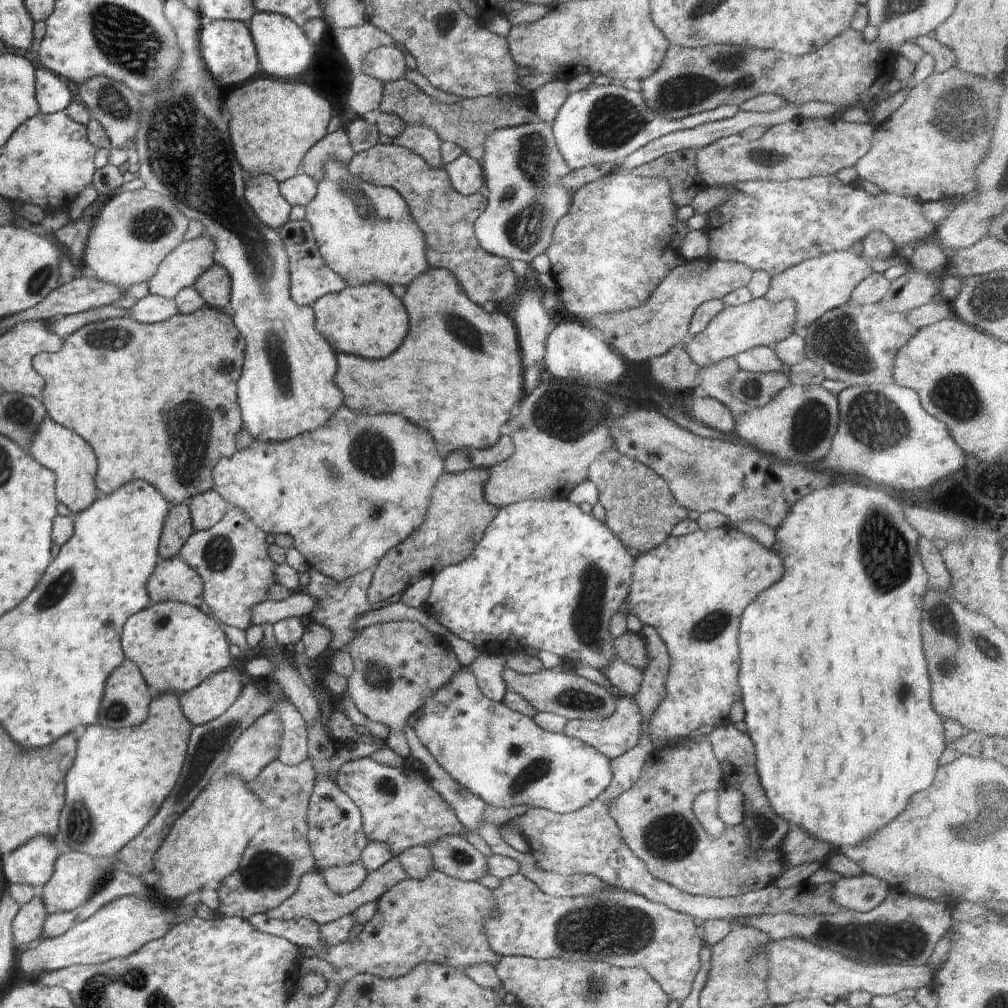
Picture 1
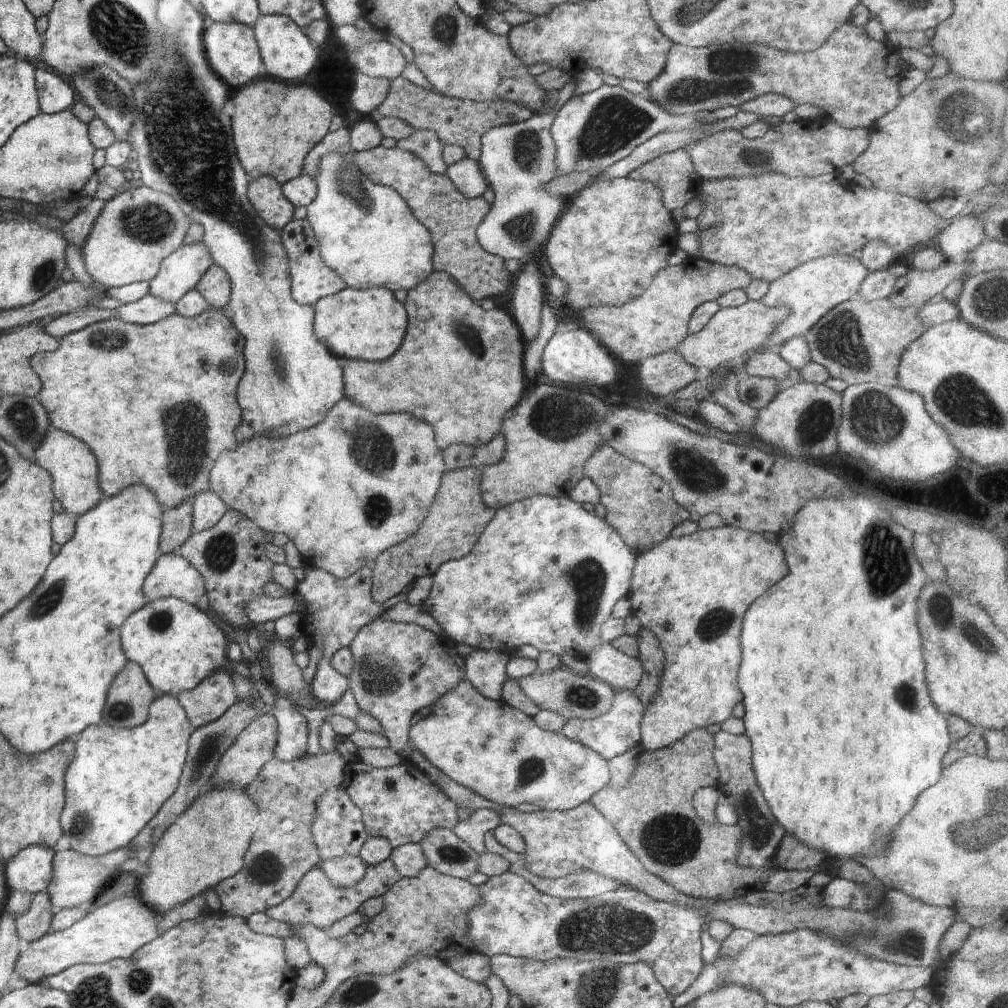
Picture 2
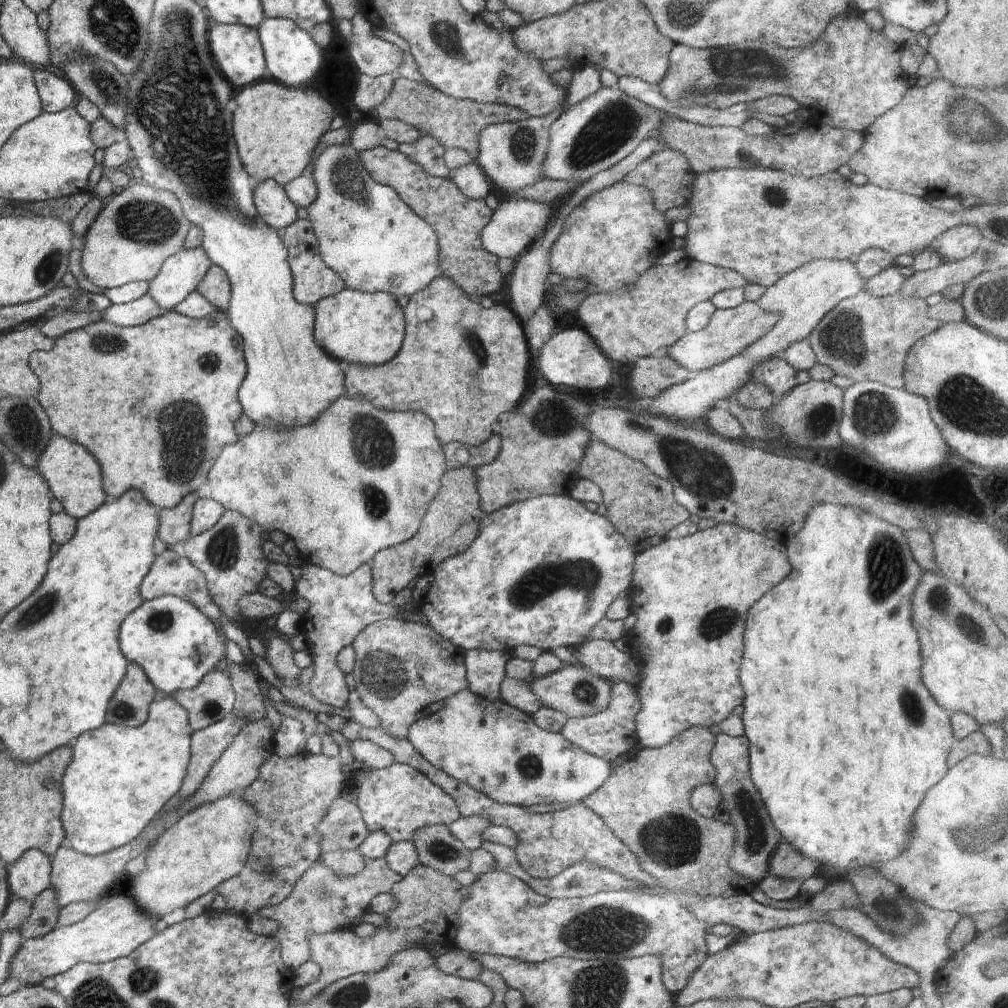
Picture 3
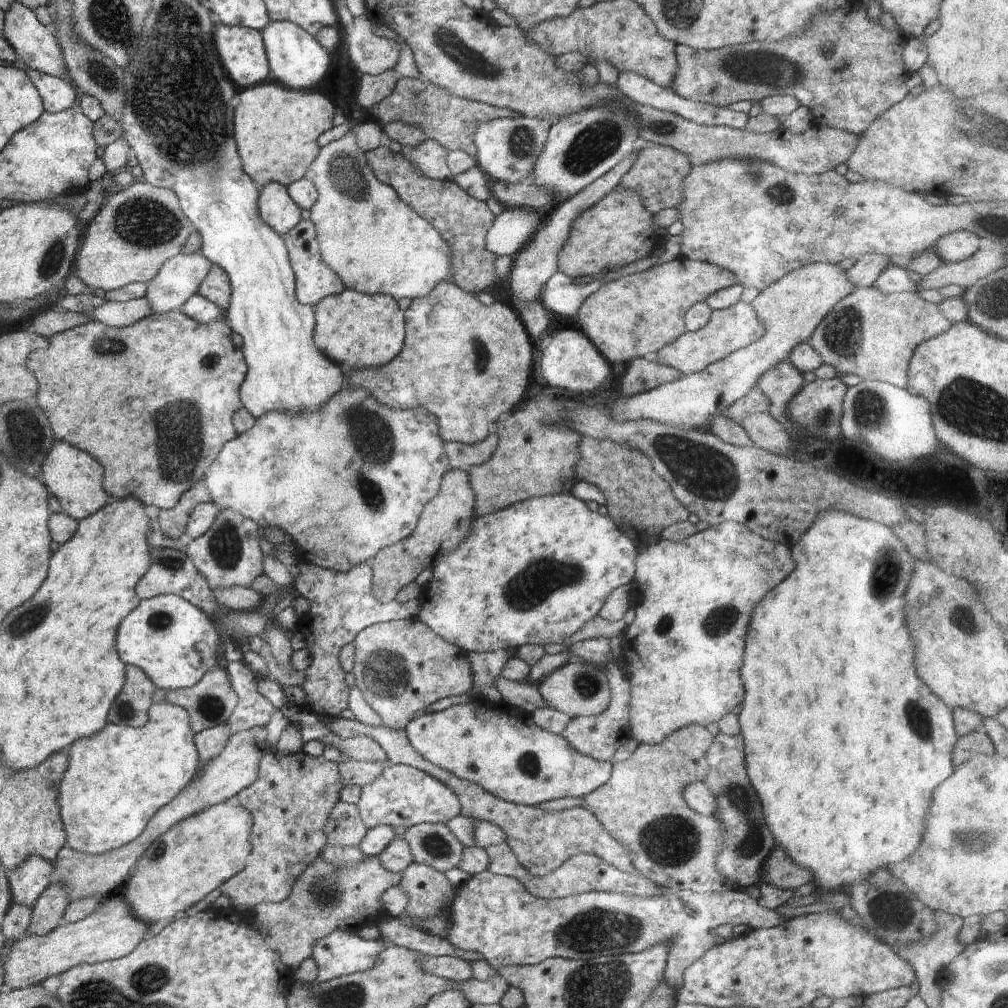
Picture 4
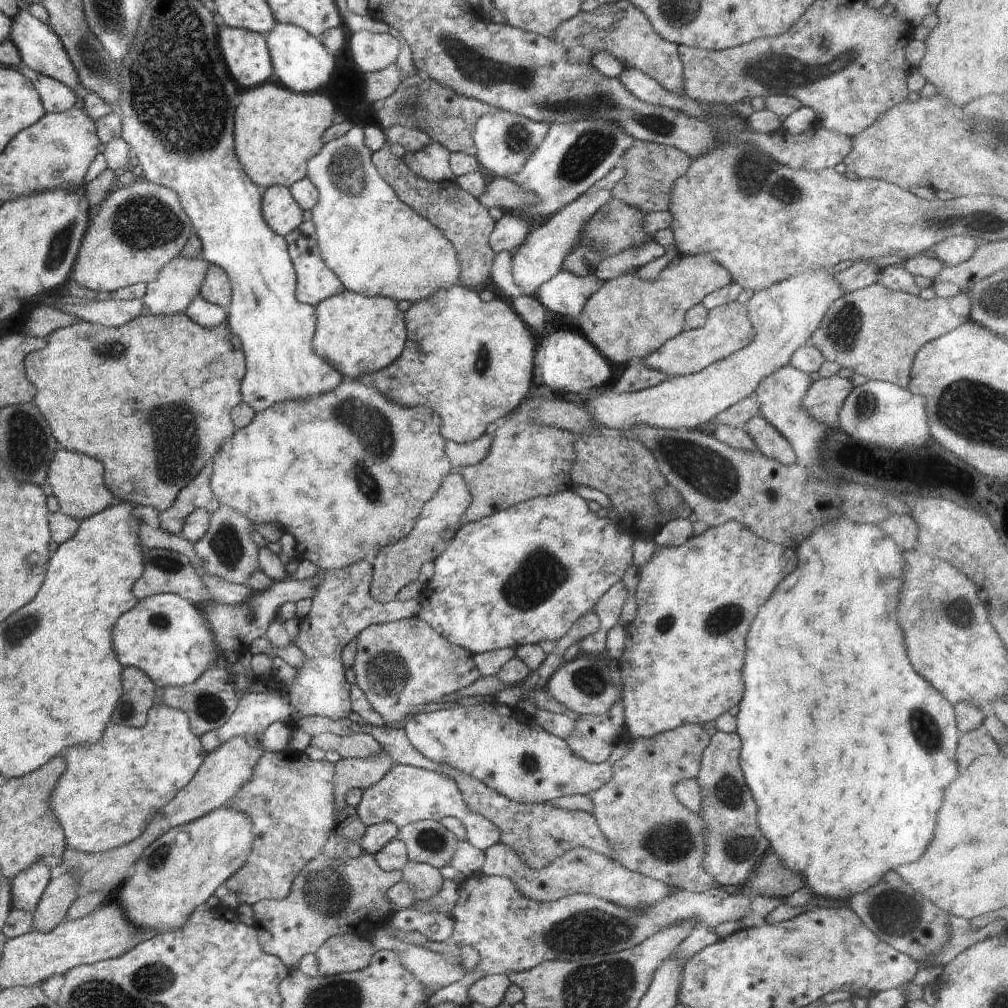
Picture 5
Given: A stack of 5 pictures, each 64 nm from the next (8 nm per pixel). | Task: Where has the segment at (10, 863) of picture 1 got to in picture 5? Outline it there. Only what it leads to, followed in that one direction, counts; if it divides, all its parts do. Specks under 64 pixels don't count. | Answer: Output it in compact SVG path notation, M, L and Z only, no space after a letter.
M32 864L26 871L19 872L12 878L15 907L33 914L50 879L50 868L44 864Z

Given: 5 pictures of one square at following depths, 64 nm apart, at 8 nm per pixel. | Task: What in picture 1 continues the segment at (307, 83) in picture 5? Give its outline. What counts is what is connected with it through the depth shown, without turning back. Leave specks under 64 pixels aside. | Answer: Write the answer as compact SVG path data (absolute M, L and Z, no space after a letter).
M255 11L248 25L250 36L254 40L258 53L260 68L266 74L270 74L274 78L282 78L282 80L292 80L292 78L302 76L308 70L314 48L304 31L295 22L278 13Z

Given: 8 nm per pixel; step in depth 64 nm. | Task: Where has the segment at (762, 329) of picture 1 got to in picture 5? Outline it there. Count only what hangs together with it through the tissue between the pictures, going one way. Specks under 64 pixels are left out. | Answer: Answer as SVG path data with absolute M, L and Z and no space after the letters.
M737 300L708 311L708 320L702 328L682 331L678 336L665 342L658 350L644 359L644 364L666 374L669 377L691 375L734 354L737 350L748 346L754 340L754 328L748 318L747 306Z

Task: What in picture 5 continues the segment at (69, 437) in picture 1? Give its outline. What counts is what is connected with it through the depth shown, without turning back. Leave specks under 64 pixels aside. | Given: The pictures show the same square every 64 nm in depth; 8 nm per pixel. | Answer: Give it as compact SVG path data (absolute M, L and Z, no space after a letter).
M63 447L55 452L45 486L50 494L58 498L61 511L79 521L90 519L91 516L115 503L111 489L106 485L106 466L103 461L96 460L95 457L88 458L84 453Z

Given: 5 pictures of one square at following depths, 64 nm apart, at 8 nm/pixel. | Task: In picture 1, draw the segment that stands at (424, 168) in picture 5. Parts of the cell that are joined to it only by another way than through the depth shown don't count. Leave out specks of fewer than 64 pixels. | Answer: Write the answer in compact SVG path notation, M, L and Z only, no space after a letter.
M424 124L407 125L406 130L400 136L396 136L393 142L415 152L432 168L445 166L441 157L441 140L435 130Z

